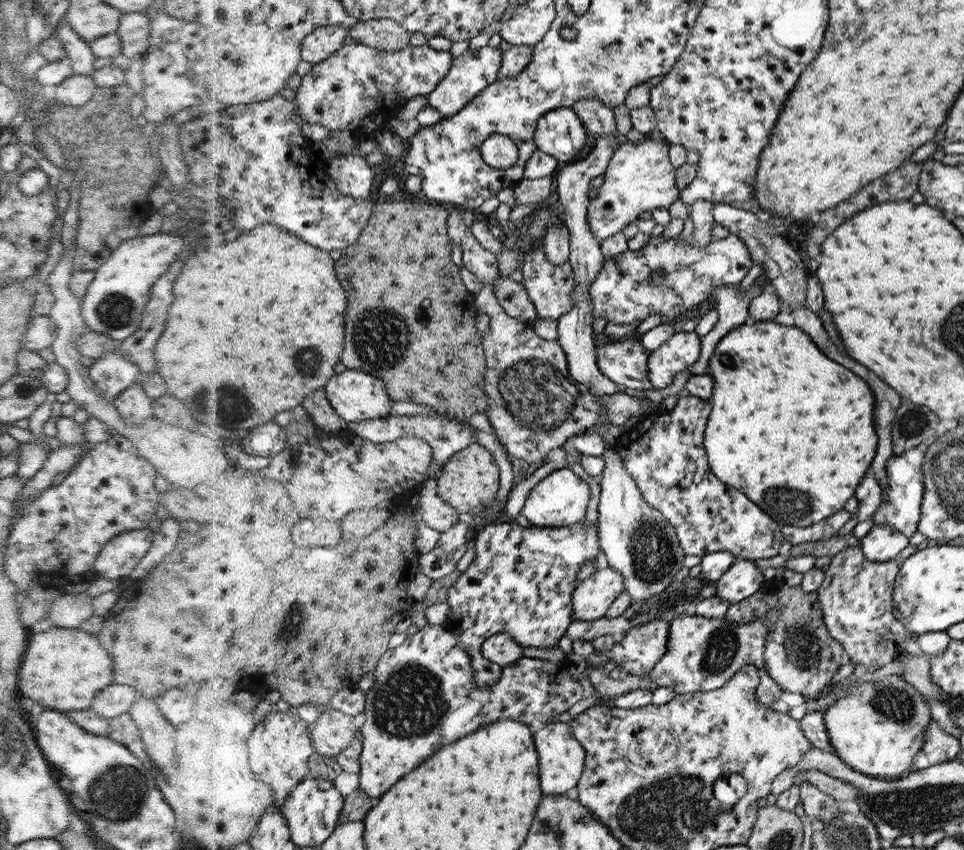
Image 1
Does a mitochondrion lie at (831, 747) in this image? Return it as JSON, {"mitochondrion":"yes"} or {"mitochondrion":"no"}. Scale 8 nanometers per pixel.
{"mitochondrion":"no"}

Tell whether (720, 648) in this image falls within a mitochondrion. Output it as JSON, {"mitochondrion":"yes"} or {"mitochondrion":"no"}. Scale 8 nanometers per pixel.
{"mitochondrion":"yes"}

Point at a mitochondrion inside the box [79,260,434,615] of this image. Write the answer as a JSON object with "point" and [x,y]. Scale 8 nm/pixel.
{"point":[380,335]}

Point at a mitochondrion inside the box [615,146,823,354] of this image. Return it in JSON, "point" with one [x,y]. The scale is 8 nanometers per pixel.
{"point":[669,275]}

